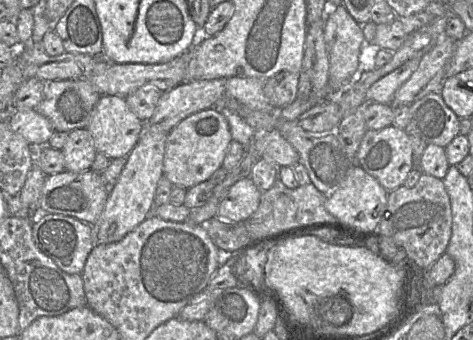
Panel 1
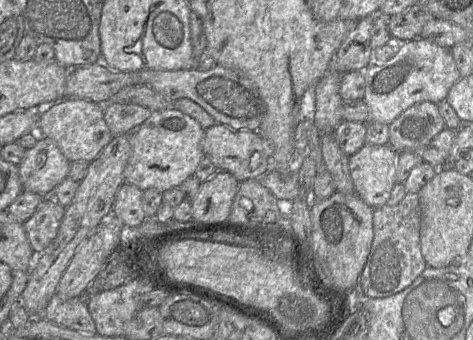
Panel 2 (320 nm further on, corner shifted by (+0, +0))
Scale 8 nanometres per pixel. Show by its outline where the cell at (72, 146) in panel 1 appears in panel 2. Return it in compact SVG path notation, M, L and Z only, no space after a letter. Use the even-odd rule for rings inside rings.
M41 137L34 147L25 150L18 165L22 188L49 197L55 187L68 177L70 167L71 162L56 143Z

